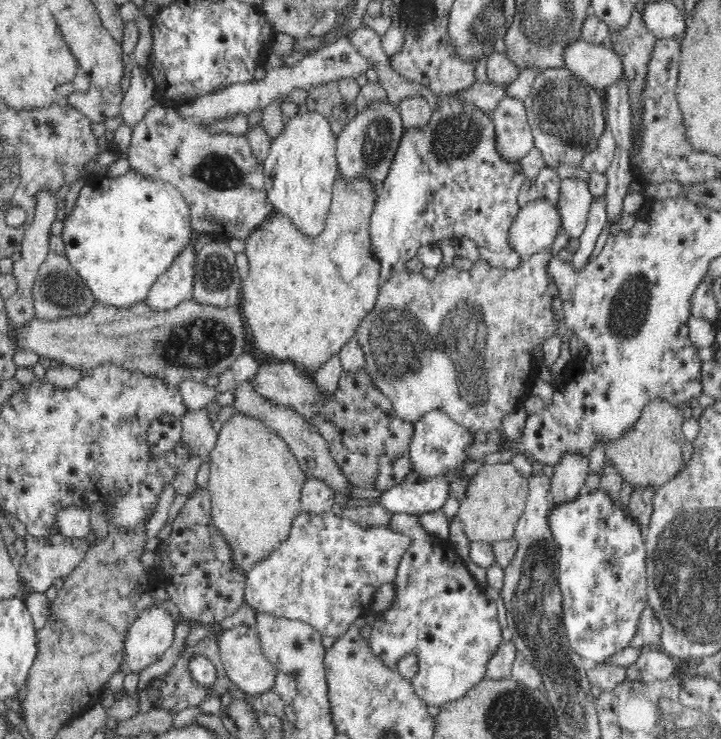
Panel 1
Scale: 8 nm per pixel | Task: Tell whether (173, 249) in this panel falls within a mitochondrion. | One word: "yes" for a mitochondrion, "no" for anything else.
no

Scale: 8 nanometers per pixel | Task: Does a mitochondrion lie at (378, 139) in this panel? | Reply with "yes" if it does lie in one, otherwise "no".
yes

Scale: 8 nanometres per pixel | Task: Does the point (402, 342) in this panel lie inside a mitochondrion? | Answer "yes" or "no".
yes

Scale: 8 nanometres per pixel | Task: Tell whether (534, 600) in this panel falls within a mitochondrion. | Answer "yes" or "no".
yes

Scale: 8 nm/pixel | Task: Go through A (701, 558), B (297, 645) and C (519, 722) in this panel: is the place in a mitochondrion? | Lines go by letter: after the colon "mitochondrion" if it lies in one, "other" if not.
A: mitochondrion
B: other
C: mitochondrion

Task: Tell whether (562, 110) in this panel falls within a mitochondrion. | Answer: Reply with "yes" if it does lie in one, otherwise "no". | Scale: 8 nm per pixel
yes

